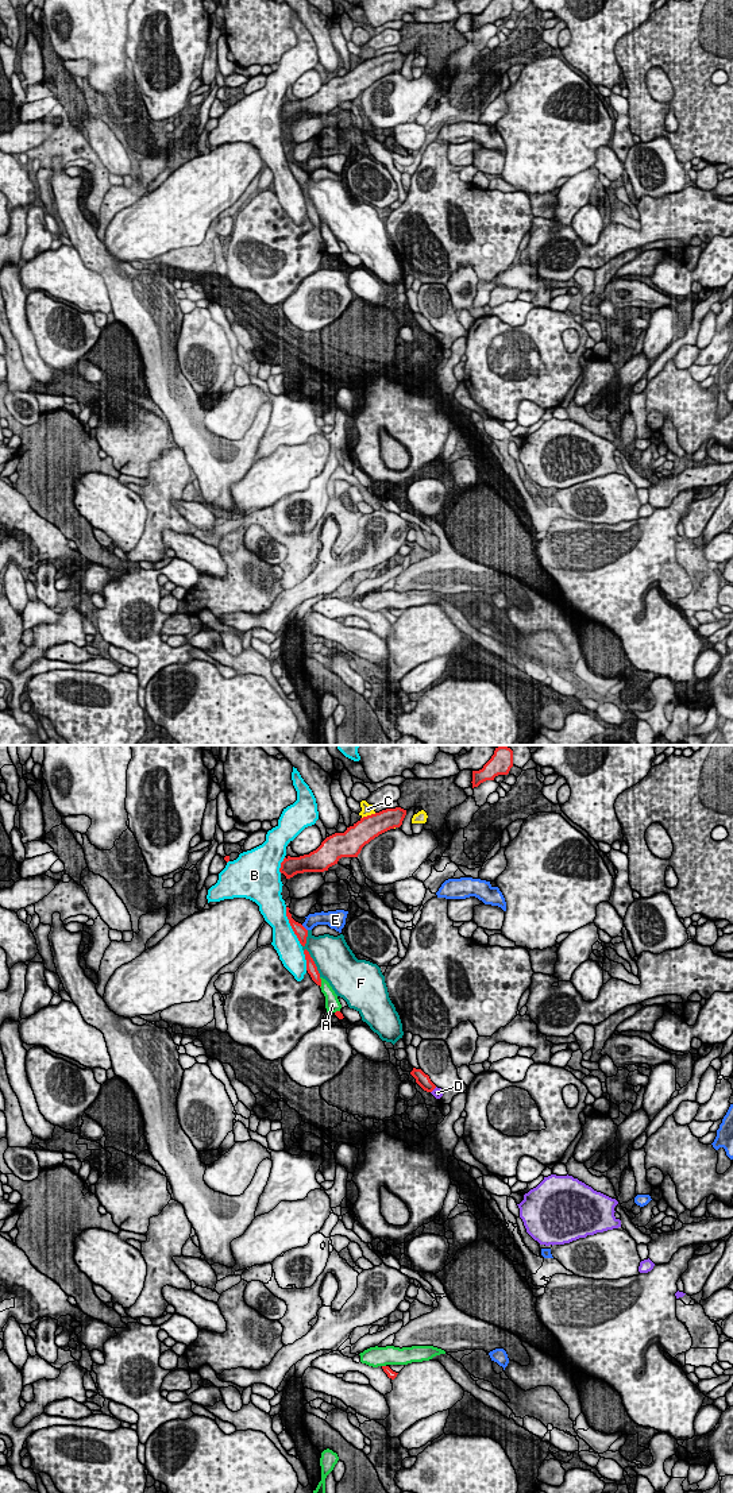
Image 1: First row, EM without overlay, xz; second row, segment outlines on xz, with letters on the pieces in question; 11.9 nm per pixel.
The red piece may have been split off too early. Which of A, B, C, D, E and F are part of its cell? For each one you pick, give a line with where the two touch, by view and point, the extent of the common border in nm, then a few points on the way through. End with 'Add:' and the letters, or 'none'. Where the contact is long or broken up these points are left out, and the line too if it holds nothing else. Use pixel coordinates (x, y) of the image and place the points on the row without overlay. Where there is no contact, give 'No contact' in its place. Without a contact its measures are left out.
Add: none

